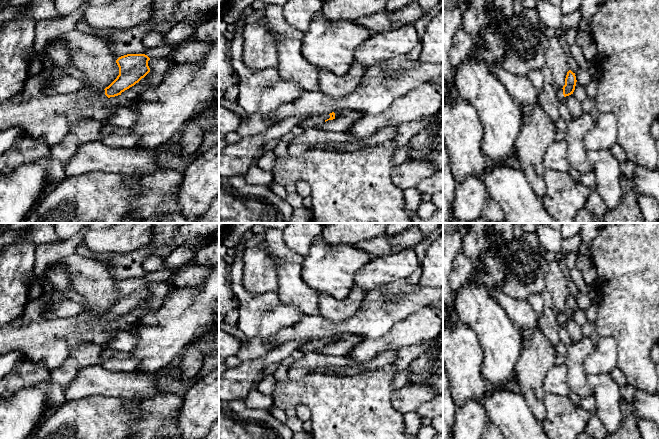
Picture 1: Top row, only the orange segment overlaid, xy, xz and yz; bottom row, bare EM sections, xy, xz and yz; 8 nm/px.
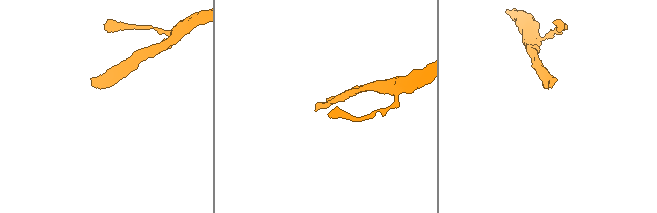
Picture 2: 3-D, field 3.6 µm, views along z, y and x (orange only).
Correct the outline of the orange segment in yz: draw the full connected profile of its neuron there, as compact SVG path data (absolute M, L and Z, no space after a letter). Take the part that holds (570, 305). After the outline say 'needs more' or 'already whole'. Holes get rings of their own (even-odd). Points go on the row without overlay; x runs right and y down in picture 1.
M569 294L565 302L565 309L562 313L557 314L557 321L560 328L566 328L567 321L573 318L575 314L576 306L575 297Z; needs more

